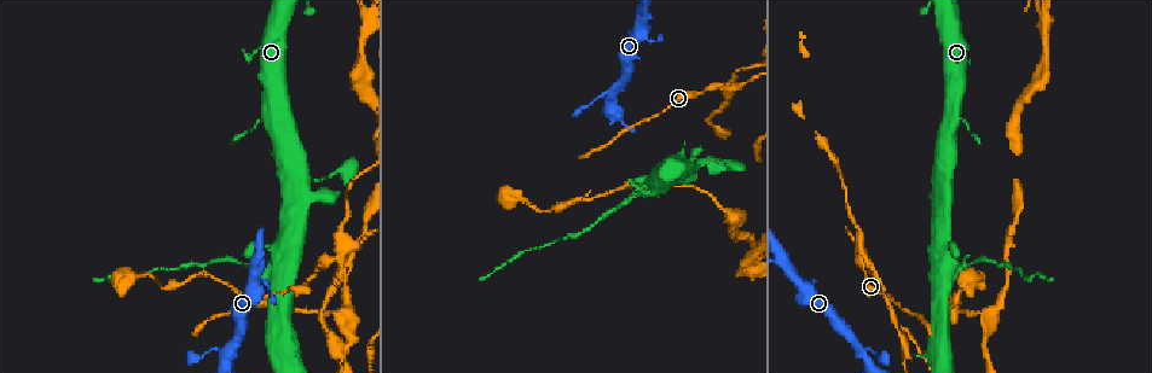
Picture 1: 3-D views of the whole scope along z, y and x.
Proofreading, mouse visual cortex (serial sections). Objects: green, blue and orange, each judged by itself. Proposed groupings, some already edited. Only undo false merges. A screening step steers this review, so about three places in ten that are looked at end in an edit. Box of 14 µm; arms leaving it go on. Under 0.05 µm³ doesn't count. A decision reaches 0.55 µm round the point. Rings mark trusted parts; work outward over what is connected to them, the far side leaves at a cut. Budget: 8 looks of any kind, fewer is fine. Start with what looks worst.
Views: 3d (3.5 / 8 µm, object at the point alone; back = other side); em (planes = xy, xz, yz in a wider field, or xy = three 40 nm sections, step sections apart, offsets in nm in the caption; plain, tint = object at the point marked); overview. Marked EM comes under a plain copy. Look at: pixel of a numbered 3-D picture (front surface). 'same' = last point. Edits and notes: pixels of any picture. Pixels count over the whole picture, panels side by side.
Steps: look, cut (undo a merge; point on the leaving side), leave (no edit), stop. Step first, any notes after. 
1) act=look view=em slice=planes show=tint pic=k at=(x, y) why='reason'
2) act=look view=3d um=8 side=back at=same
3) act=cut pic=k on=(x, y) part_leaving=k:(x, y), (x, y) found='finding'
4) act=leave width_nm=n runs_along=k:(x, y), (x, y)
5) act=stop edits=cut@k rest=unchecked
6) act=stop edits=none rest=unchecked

act=look view=3d um=3.5 pic=1 at=(343, 249)

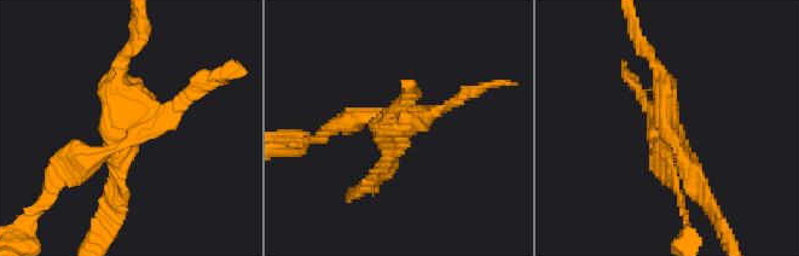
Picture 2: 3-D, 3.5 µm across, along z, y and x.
act=leave arm_widths_nm=150,200,250,250 runs_along=2:(337, 131), (393, 115), (386, 164) found='one cell here'

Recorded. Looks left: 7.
act=look view=3d um=3.5 pic=1 at=(266, 271) why='calibre changes'

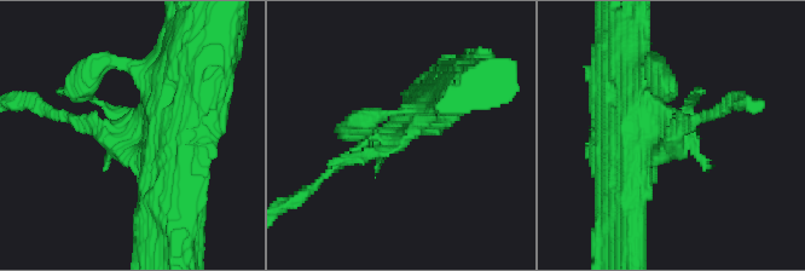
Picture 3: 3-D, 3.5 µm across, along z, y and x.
act=look view=em slice=xy step=2 show=tint pic=3 at=(672, 140) why='need the tissue'

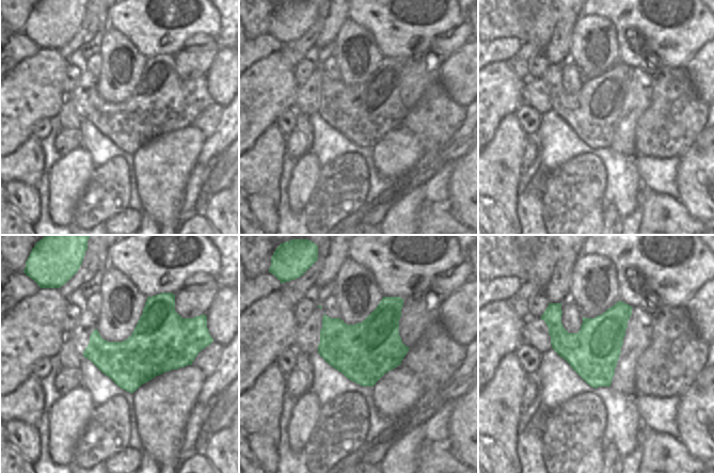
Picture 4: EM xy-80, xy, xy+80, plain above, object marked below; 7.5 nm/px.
act=cut pic=3 on=(679, 133) part_leaving=3:(667, 143), (701, 114), (723, 110) found='two cells meet here'

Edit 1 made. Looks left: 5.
act=look view=overview

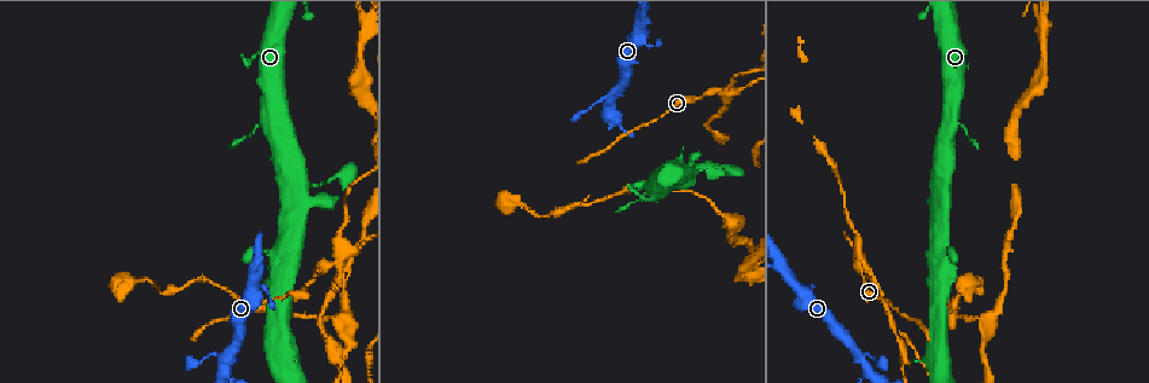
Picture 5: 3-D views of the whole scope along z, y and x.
act=look view=3d um=3.5 side=back pic=5 at=(808, 285) why='sudden change in width'

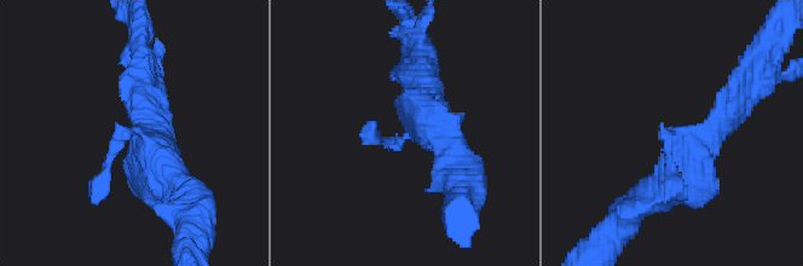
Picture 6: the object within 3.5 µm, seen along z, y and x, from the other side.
act=look view=em slice=xy step=5 show=tint pic=6 at=(682, 137) why='now the EM'

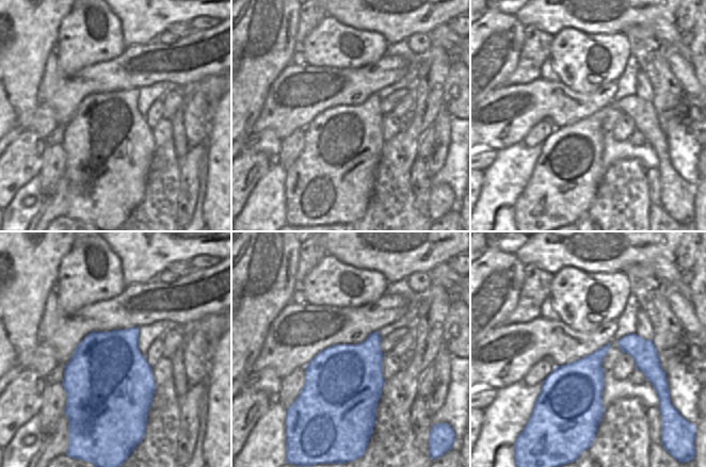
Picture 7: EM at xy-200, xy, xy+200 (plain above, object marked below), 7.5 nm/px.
act=leave runs_along=6:(456, 156), (423, 116), (393, 144), (368, 134) found='continuous, no second cell'

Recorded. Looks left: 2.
act=stop edits=cut@3 rest=unchecked

